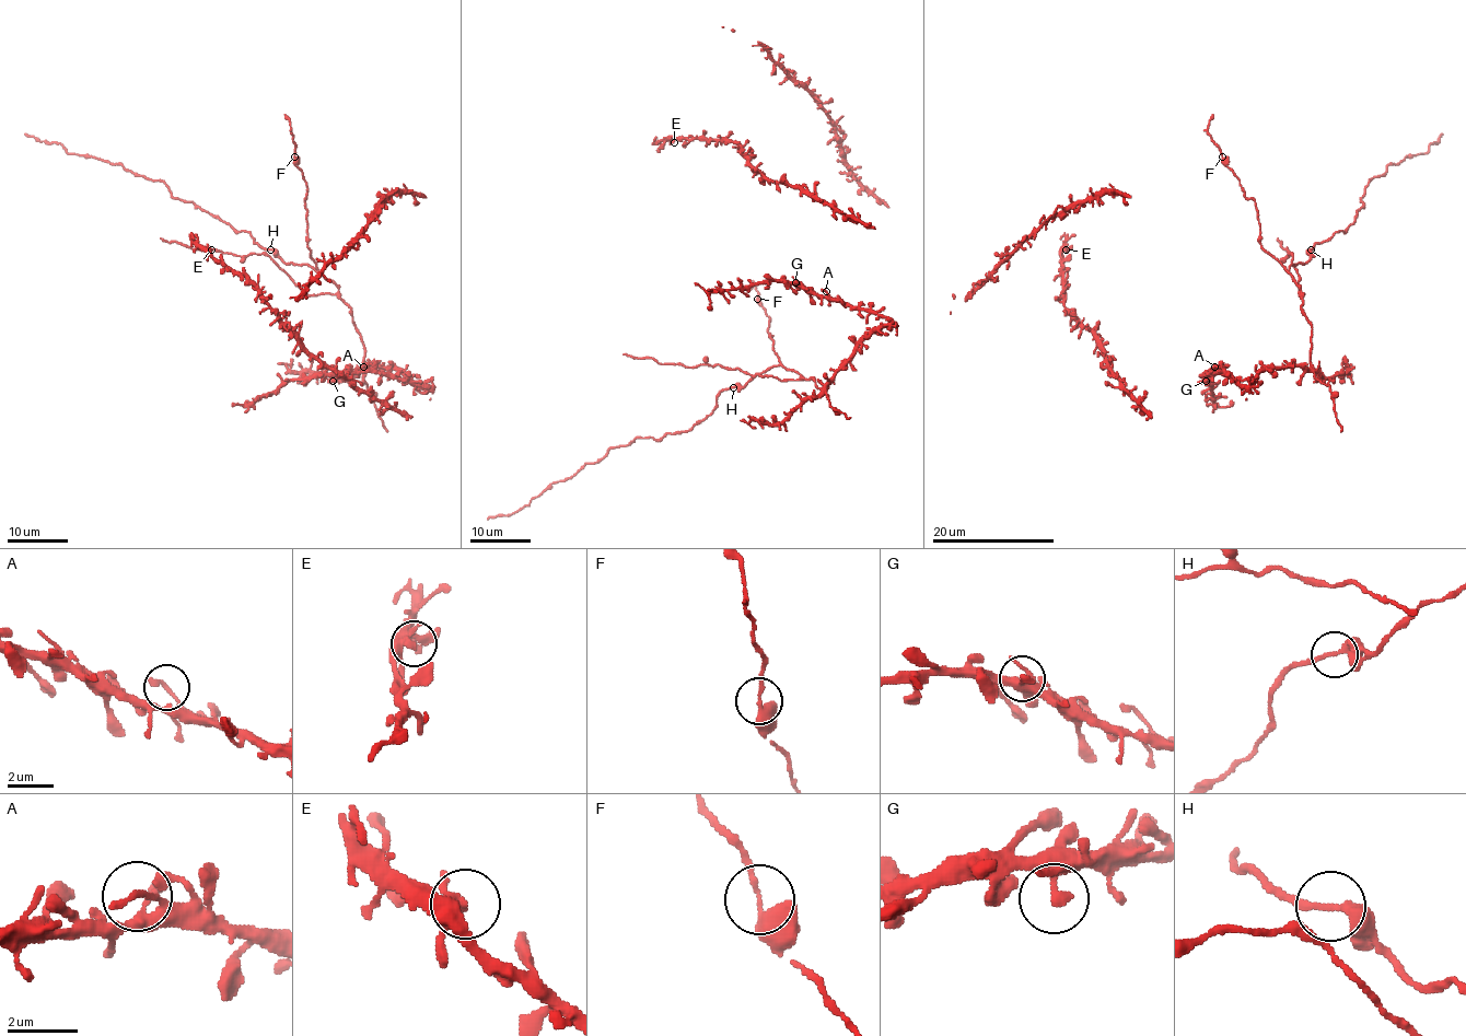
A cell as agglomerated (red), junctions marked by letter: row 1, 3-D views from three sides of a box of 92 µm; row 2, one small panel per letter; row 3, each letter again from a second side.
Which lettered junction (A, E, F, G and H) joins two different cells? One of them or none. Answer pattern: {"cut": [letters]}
{"cut": []}

